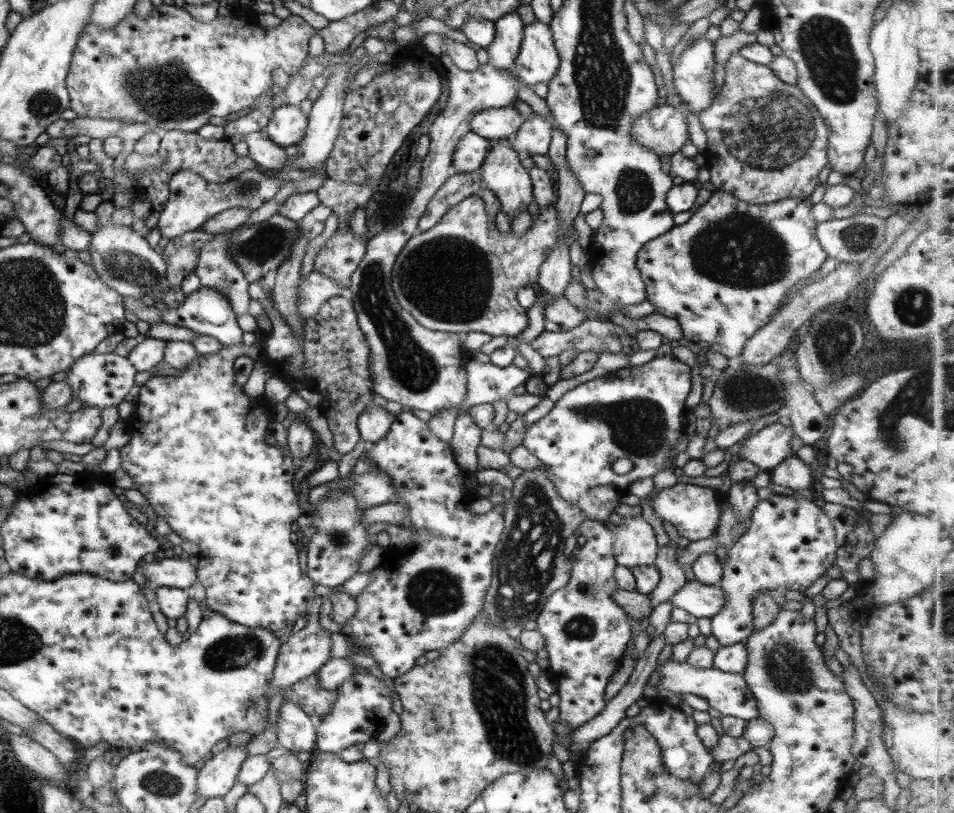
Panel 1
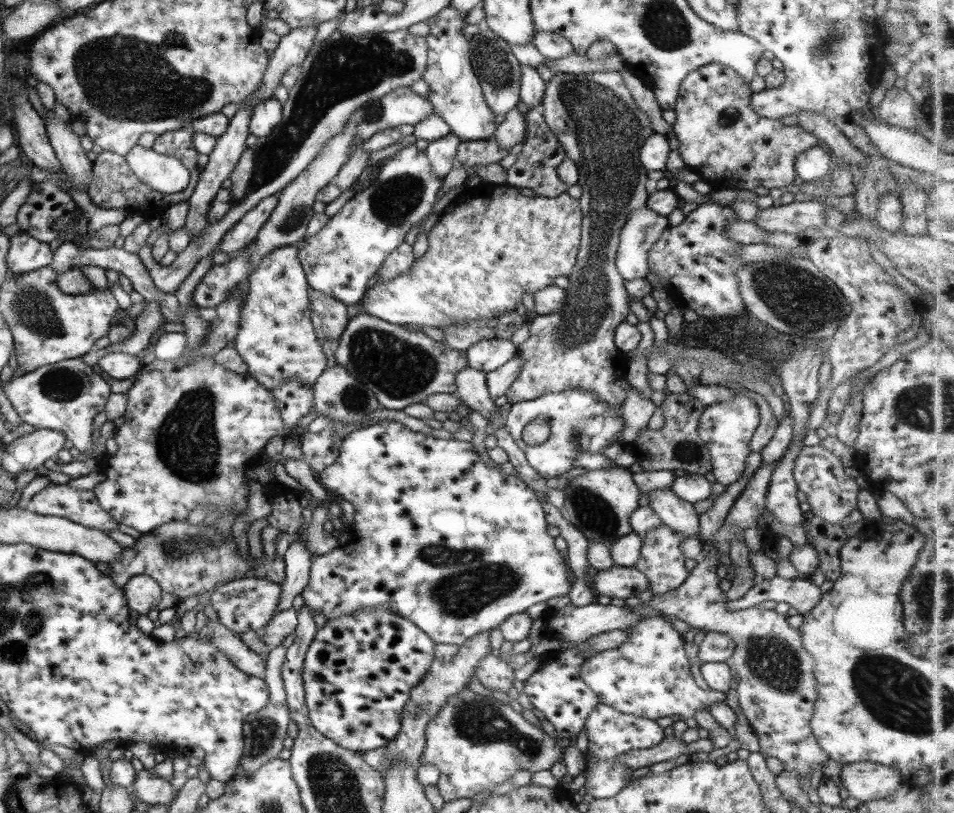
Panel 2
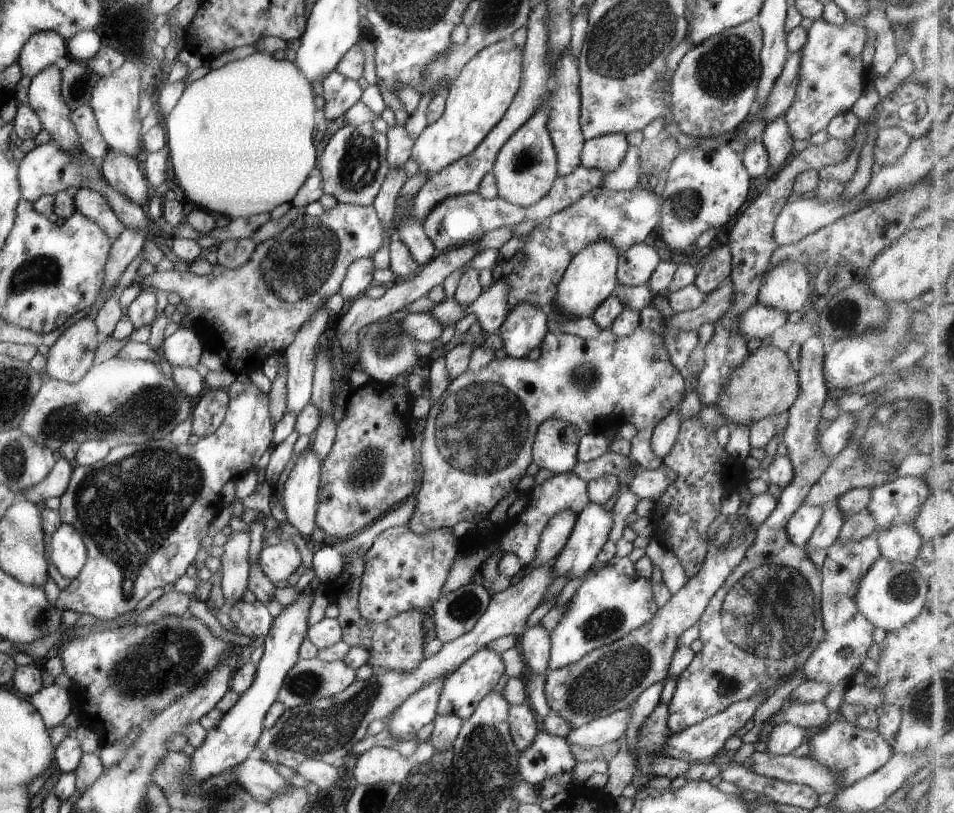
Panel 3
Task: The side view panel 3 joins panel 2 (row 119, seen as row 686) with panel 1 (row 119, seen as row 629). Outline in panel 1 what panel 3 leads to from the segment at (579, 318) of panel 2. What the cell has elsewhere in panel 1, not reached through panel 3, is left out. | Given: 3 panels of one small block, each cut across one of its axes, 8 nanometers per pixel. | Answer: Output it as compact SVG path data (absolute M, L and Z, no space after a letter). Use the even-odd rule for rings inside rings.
M666 104L637 114L631 122L629 133L633 141L657 156L675 154L689 136L683 109Z

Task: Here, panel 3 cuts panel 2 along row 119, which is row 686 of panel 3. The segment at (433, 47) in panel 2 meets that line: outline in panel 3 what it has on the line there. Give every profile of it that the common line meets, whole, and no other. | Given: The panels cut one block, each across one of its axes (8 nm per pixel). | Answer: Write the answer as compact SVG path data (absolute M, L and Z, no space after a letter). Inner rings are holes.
M481 647L443 680L435 714L455 714L462 721L469 718L481 698L491 691L502 674L504 674L504 666L500 653Z

